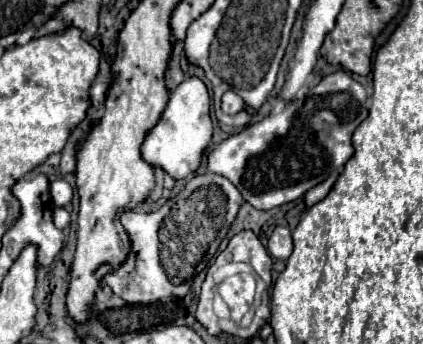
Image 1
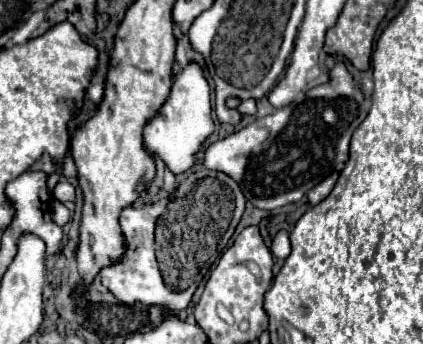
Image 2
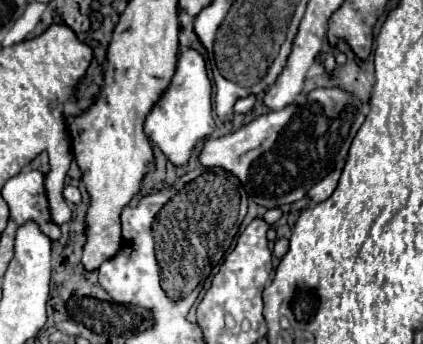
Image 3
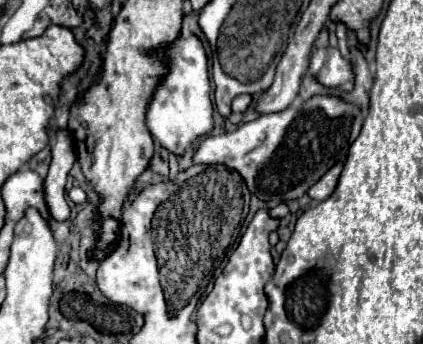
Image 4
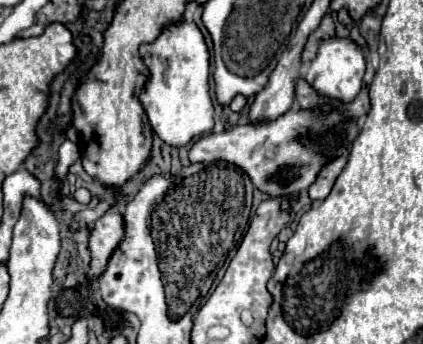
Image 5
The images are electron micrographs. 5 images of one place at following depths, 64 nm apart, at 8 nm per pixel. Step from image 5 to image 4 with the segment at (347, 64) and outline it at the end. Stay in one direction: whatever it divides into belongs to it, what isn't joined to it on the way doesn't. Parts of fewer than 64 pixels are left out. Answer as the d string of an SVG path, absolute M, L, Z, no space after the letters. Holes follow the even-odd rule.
M322 48L316 50L310 60L310 72L326 86L326 88L342 88L352 90L354 74L348 60L344 60L338 48Z

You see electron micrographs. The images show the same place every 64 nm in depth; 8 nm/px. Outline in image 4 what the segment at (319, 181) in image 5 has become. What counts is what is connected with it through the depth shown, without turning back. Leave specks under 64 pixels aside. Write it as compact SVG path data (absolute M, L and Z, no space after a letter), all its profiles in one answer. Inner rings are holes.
M336 164L334 168L330 168L310 190L308 190L308 196L312 198L312 200L316 200L316 202L322 202L322 200L326 200L332 192L334 192L334 188L336 188L336 182L338 182L339 176L342 172L342 164Z

